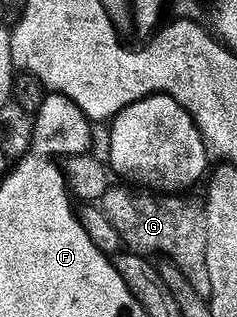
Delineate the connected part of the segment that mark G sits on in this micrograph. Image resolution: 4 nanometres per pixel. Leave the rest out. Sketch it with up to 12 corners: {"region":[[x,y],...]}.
{"region":[[111,187],[102,214],[131,253],[209,294],[205,208]]}

